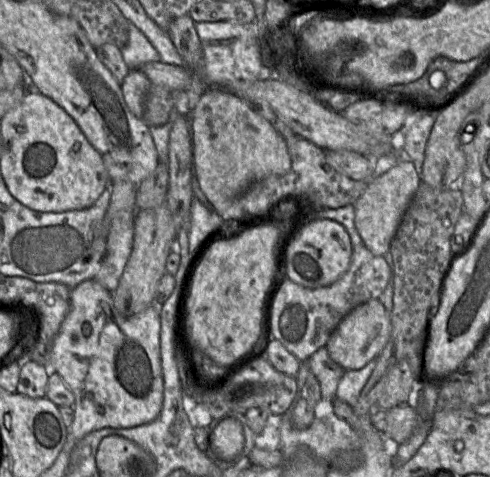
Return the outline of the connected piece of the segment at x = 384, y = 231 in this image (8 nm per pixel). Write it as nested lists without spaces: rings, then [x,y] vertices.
[[[400,155],[398,163],[368,183],[362,196],[354,203],[355,226],[364,245],[377,256],[390,251],[390,244],[415,192],[421,183],[413,162]]]

